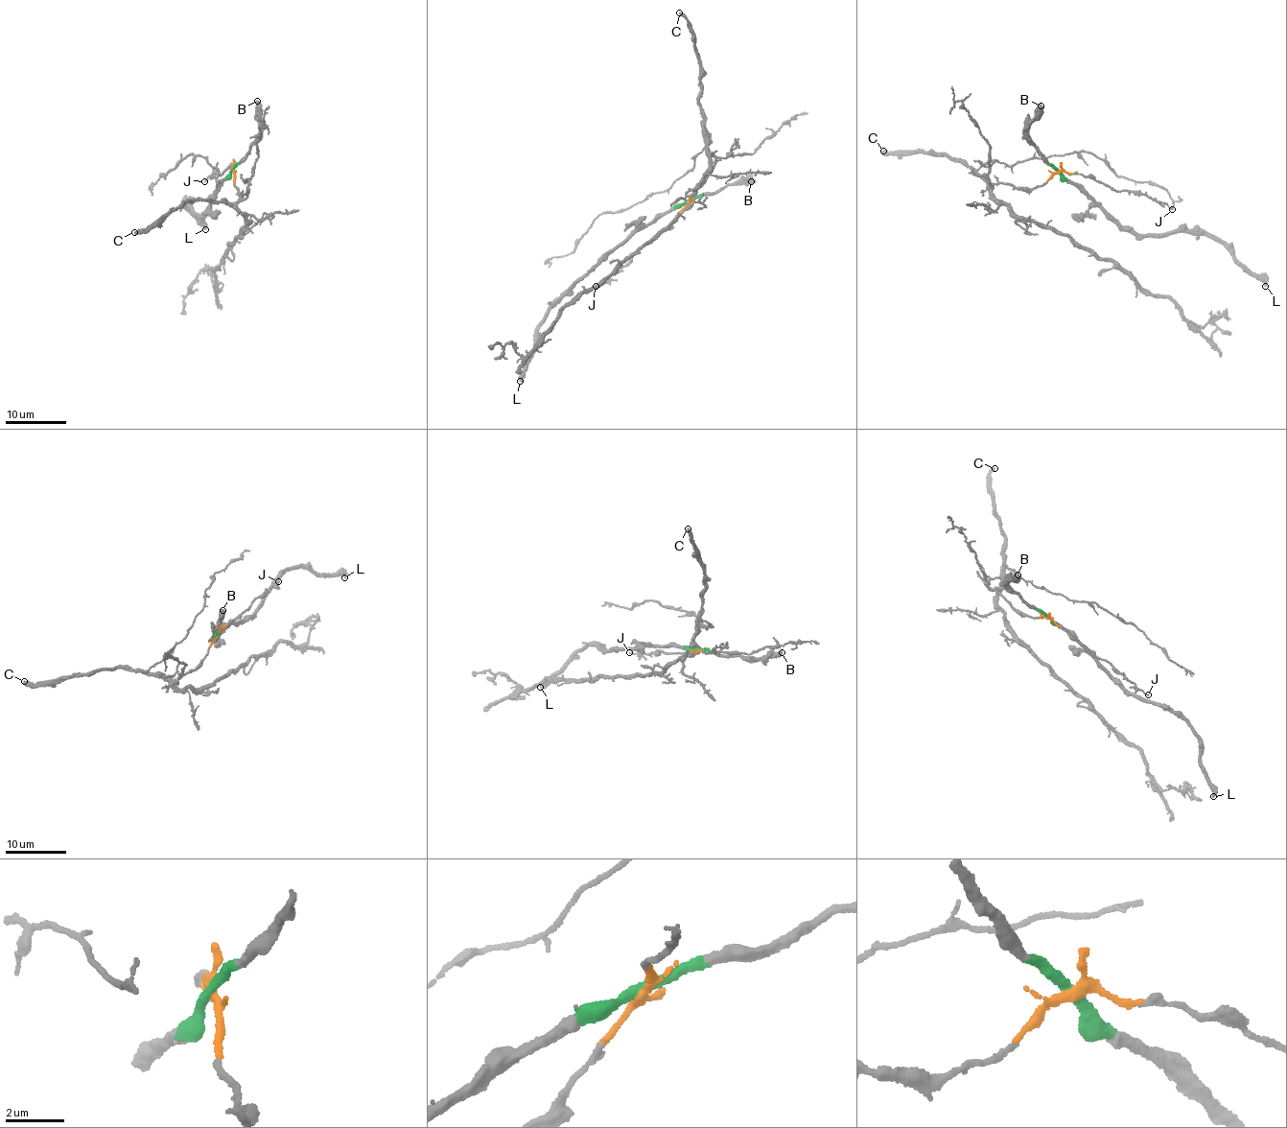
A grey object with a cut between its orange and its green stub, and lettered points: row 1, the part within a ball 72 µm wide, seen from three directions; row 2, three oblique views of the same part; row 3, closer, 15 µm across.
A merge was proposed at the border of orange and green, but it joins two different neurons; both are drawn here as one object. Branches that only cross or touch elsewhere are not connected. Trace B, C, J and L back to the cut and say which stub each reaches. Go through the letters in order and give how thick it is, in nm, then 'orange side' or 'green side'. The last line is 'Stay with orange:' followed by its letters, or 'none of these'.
B: 650 nm thick; green side
C: 320 nm thick; orange side
J: 140 nm thick; orange side
L: 440 nm thick; green side
Stay with orange: C, J

